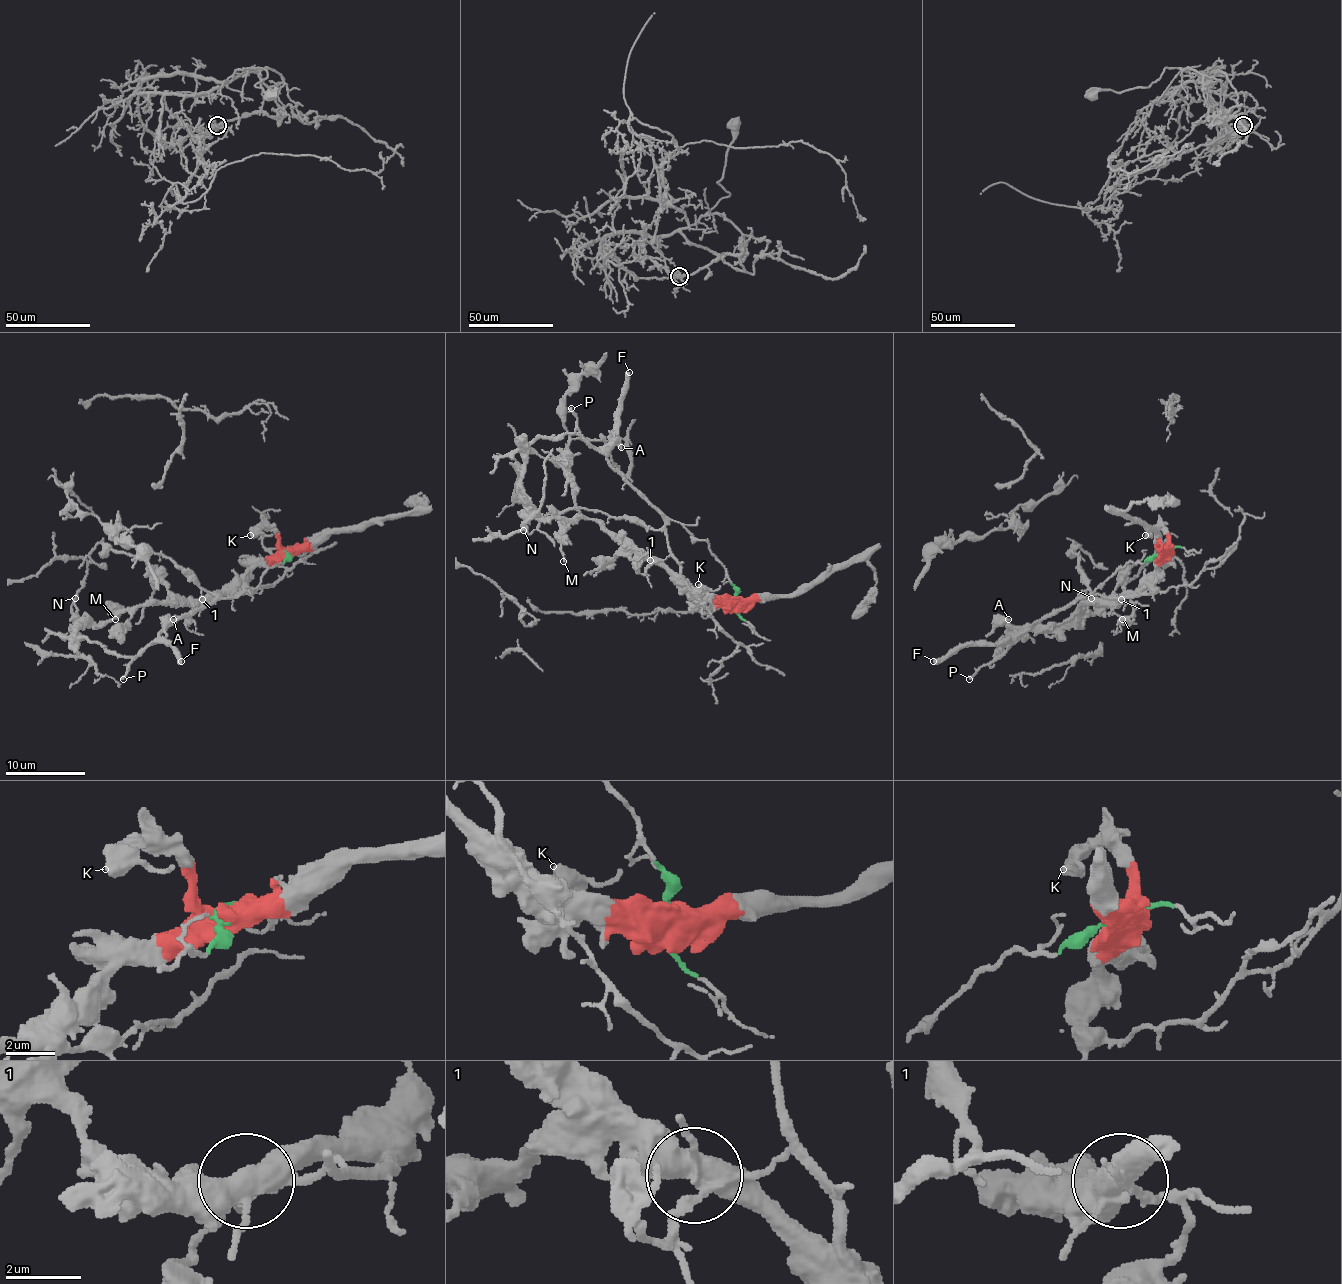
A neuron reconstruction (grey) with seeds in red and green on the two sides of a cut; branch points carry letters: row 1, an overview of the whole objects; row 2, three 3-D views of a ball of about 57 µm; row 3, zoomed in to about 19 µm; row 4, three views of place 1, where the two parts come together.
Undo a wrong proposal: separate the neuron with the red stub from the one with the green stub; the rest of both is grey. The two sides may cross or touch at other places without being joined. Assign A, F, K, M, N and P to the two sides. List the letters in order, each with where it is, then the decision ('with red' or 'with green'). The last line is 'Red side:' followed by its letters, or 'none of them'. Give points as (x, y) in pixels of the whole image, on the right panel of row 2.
A: (1008, 619) | with green
F: (933, 661) | with green
K: (1145, 535) | with red
M: (1122, 619) | with red
N: (1091, 598) | with red
P: (969, 679) | with green
Red side: K, M, N

